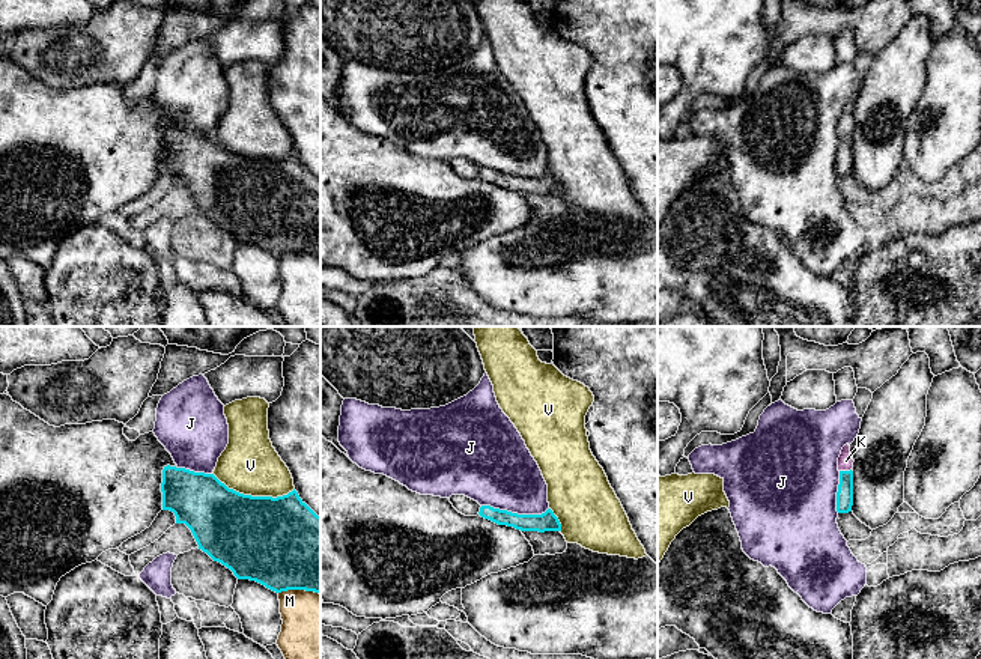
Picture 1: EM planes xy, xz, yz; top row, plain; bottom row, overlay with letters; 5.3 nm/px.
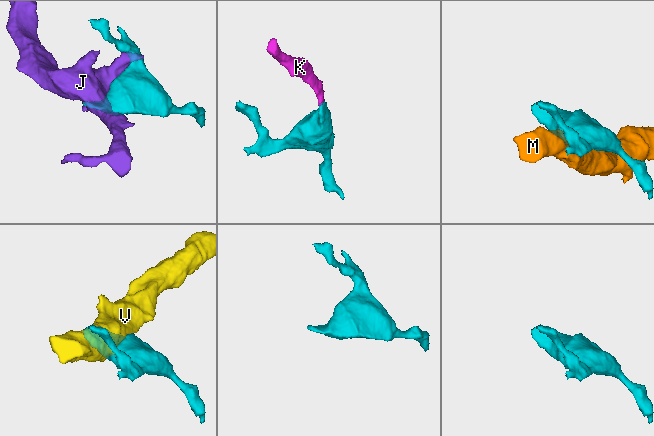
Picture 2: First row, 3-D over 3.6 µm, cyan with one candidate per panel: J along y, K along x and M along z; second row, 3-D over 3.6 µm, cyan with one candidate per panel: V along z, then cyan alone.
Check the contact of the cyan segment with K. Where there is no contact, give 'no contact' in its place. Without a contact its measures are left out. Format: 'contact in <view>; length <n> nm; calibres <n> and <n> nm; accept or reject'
contact in yz; length 70 nm; calibres 100 and 80 nm; accept

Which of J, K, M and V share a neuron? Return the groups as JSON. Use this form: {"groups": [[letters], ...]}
{"groups": [["J"], ["K"], ["M"], ["V"]]}

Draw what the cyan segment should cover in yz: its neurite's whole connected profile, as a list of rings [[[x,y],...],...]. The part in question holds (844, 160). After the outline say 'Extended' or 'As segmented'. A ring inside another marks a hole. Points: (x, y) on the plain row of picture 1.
[[[846,107],[838,120],[840,147],[837,155],[837,175],[849,176],[853,169],[853,119]]]. Extended

